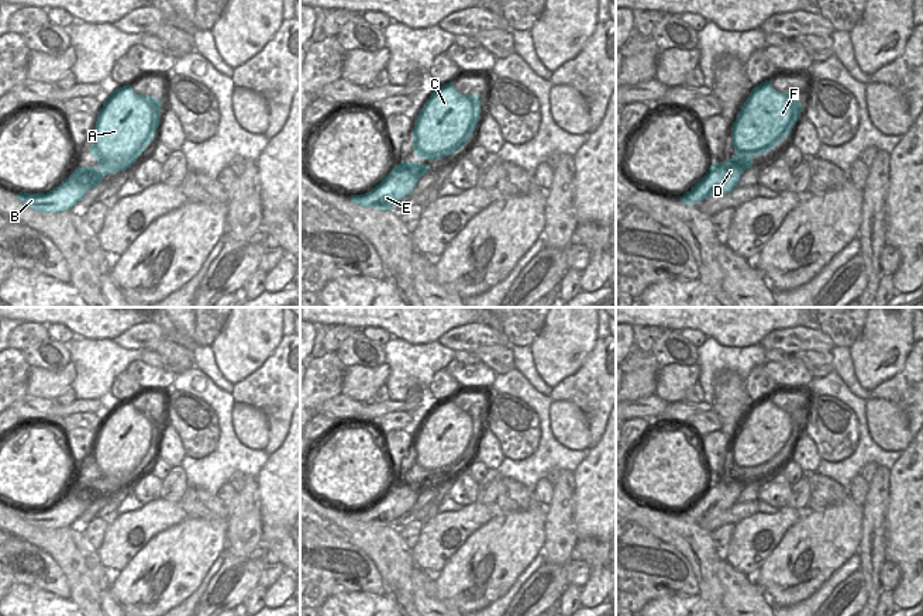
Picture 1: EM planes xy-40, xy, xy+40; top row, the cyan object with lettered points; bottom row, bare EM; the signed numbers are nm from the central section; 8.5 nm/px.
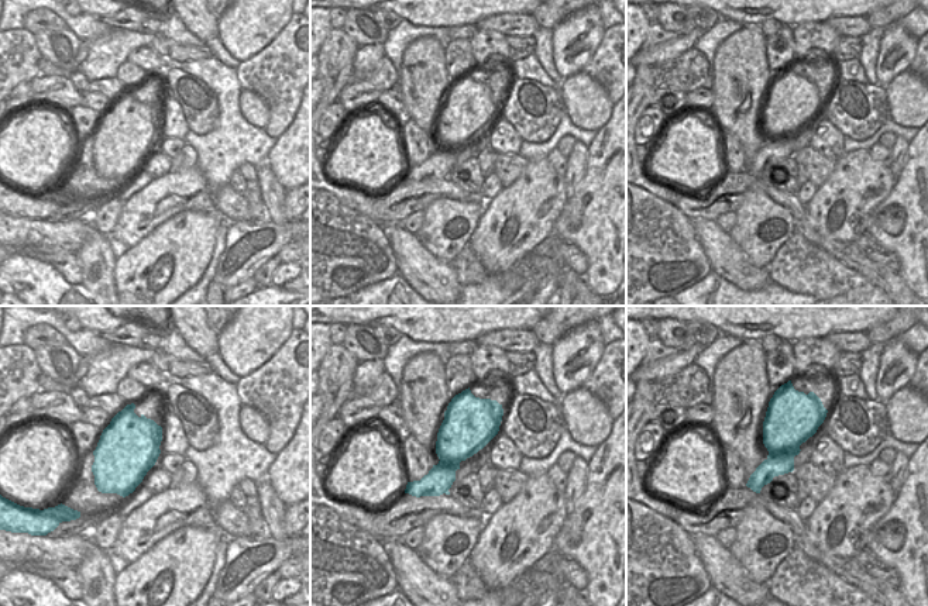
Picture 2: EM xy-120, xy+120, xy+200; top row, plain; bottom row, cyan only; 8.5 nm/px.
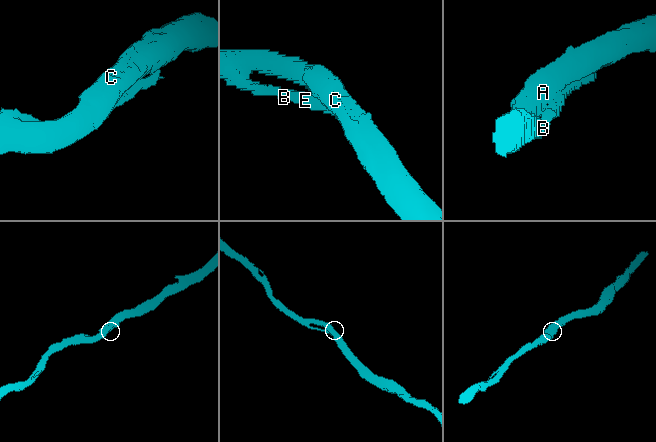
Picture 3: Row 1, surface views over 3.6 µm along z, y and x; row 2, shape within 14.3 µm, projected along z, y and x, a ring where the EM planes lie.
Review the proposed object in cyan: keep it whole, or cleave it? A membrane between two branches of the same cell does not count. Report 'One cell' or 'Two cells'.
One cell.

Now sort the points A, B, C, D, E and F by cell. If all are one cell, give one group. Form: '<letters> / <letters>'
A B C D E F

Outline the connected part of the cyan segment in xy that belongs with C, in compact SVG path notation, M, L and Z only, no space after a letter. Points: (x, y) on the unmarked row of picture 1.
M454 398L434 405L413 444L413 467L421 475L440 475L462 464L481 434L481 416L461 410Z

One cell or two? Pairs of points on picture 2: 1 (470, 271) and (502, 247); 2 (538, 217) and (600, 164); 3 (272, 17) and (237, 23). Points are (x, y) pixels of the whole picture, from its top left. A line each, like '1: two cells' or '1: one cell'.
1: two cells
2: two cells
3: one cell

